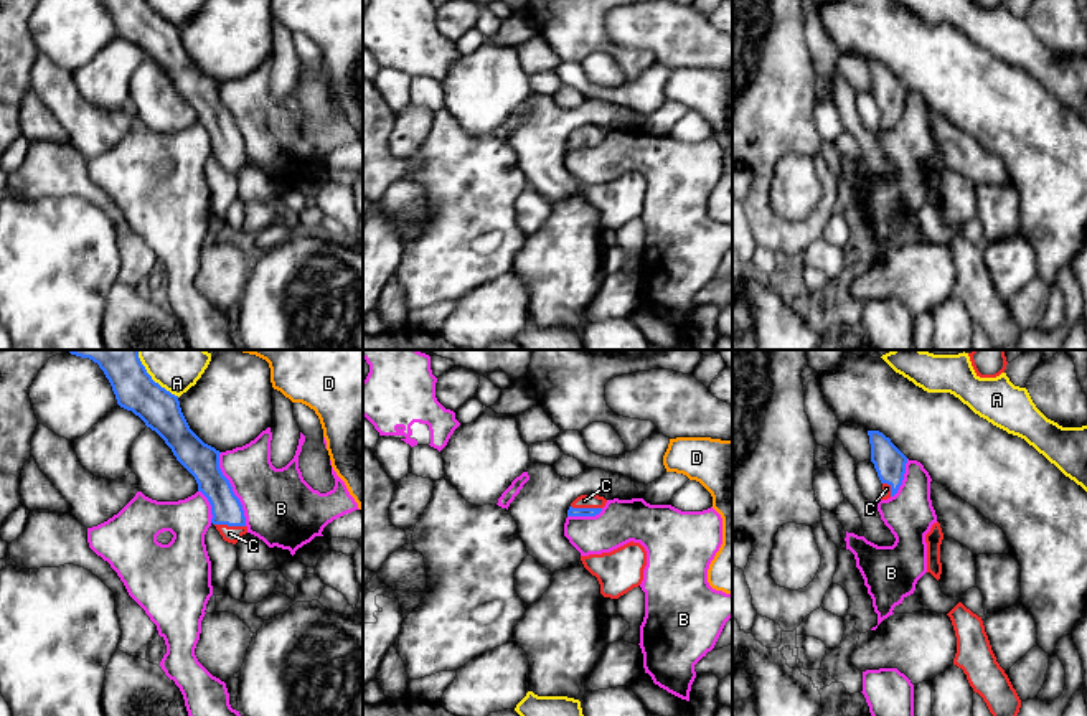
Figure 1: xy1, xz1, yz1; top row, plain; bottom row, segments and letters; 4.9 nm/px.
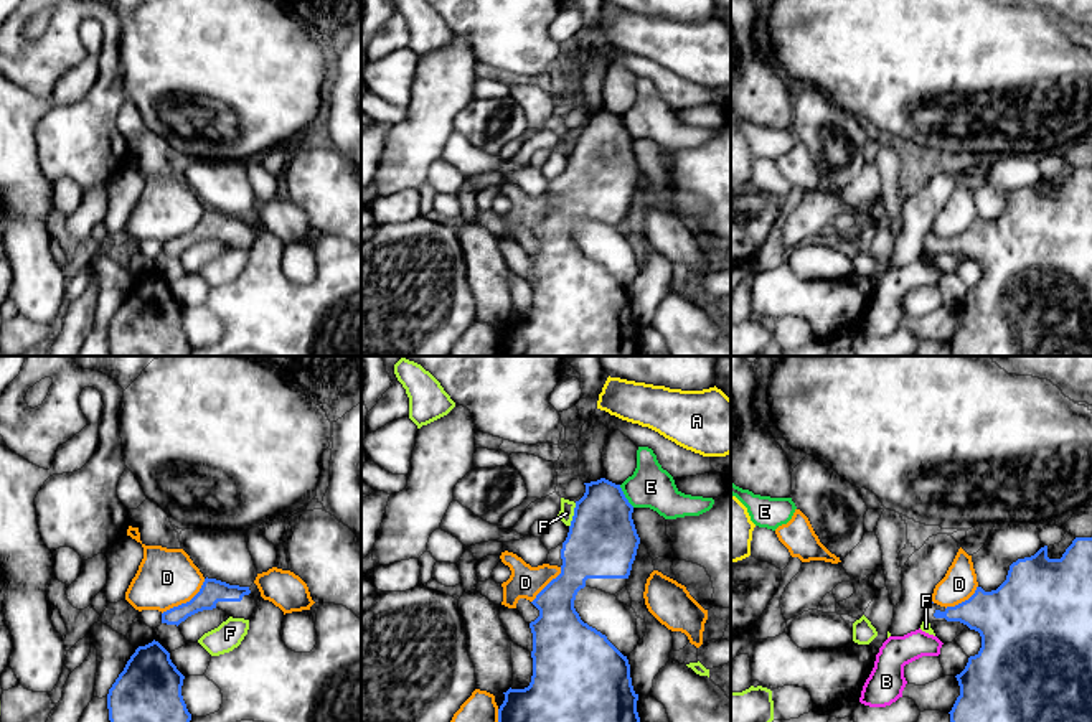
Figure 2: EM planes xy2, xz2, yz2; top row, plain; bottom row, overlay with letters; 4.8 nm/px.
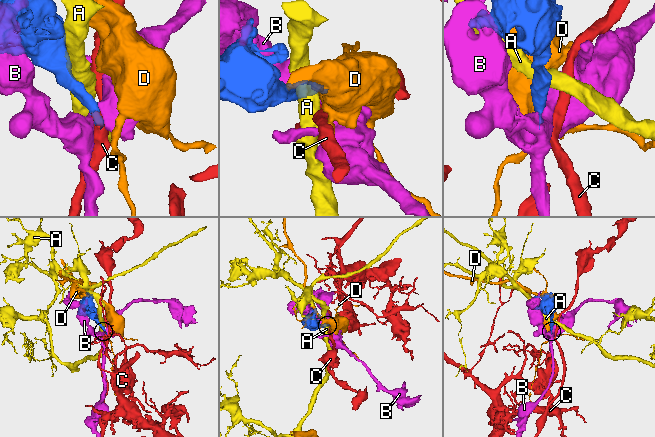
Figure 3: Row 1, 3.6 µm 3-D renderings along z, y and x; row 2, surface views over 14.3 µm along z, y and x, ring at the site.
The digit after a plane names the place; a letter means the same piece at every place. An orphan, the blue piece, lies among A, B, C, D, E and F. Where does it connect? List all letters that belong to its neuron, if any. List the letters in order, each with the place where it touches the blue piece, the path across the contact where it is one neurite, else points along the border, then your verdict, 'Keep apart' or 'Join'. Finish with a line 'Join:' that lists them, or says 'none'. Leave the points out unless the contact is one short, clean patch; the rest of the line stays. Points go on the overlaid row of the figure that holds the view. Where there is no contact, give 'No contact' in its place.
A: Touches blue at xy1 (150, 378). Boundary: xy1 (137, 350), (145, 372), (178, 396). Keep apart
B: Touches blue at xy1 (231, 489). Keep apart
C: Touches blue at xy1 (230, 525). Path across: xy1 (226, 508), (230, 525), (230, 533). Join
D: Touches blue at xy2 (187, 602). Keep apart
E: Touches blue at xz2 (624, 496). Boundary: xz2 (619, 485), (624, 496), (634, 506). Keep apart
F: Touches blue at xz2 (574, 515). Boundary: xz2 (576, 503), (569, 526). Keep apart
Join: C

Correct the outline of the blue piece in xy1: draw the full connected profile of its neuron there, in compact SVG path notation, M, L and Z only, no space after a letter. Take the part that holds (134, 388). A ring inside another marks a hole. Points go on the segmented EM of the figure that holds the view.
M68 350L99 365L117 404L139 416L172 449L176 460L195 477L198 492L211 505L211 523L224 541L236 544L247 533L246 516L229 480L219 469L219 450L205 444L188 426L178 396L152 379L139 350Z

